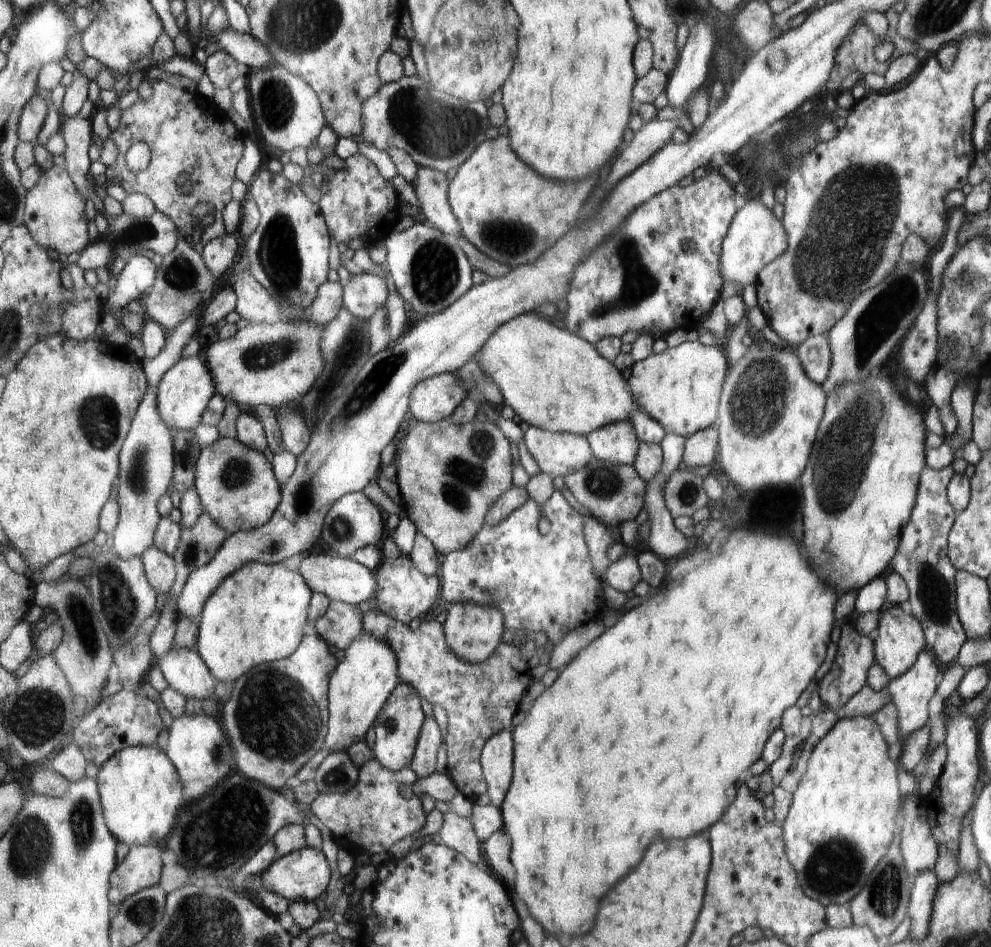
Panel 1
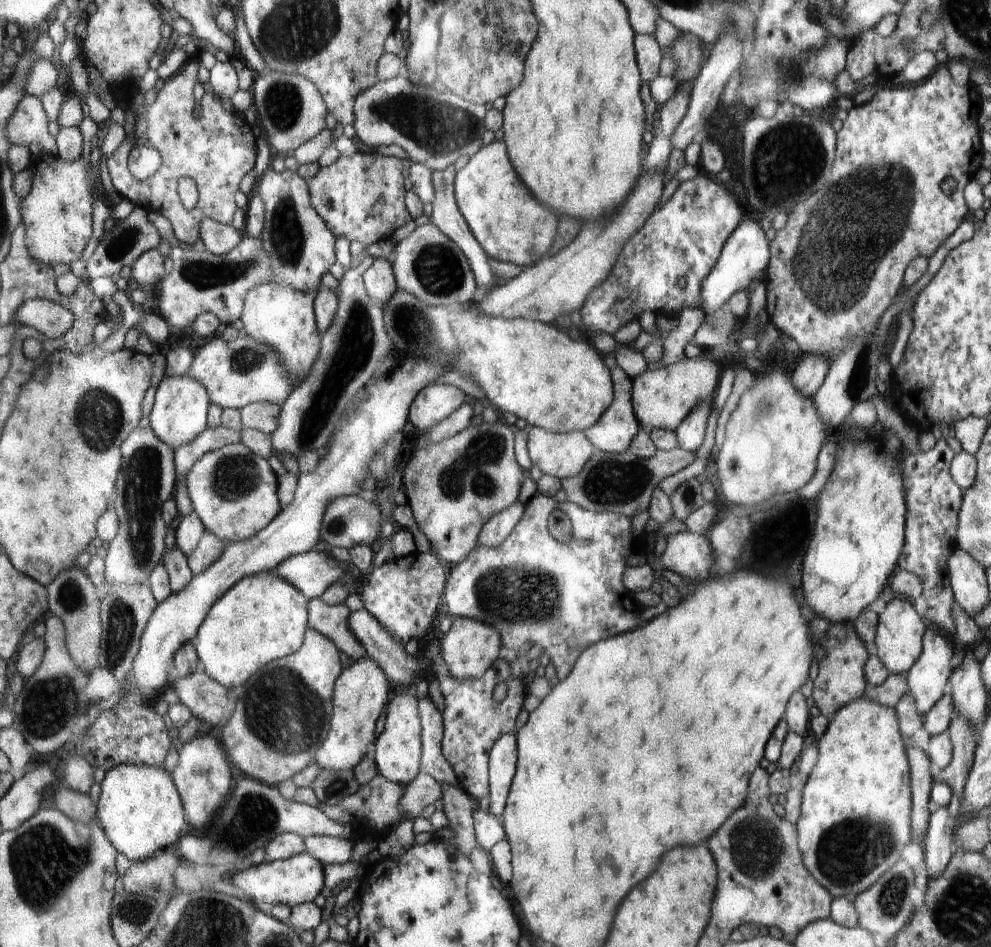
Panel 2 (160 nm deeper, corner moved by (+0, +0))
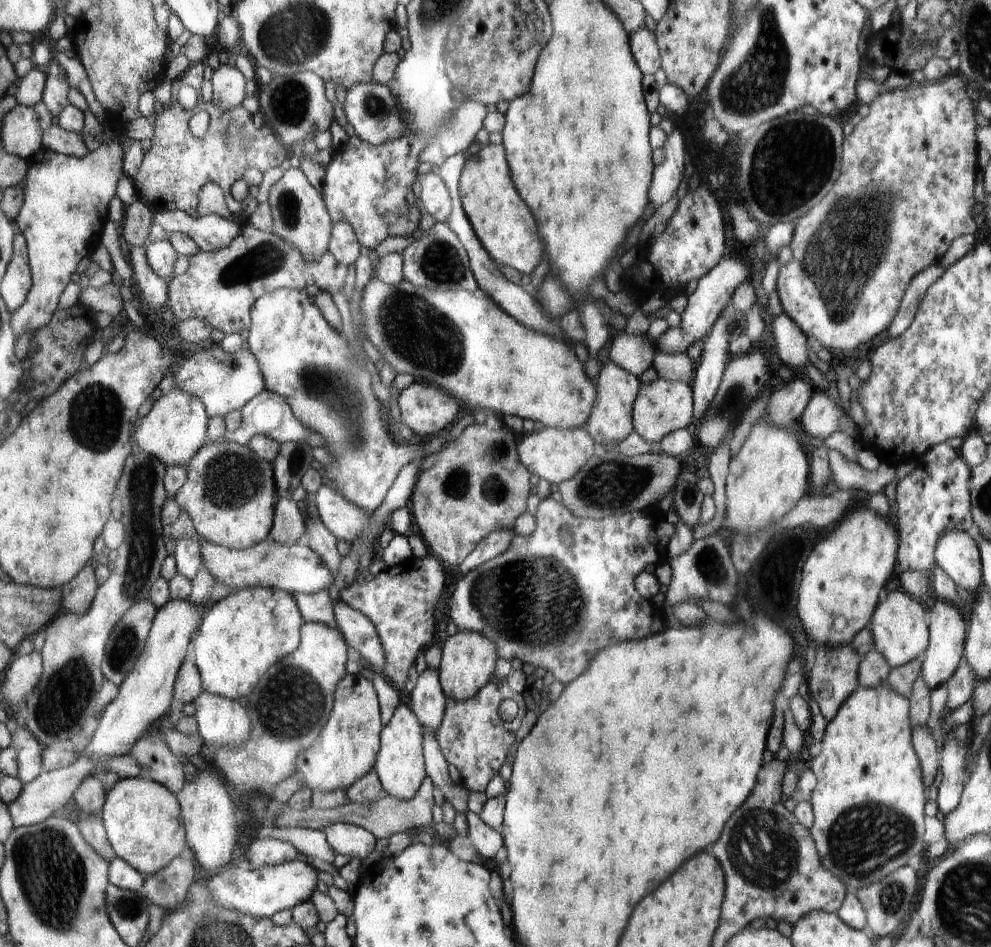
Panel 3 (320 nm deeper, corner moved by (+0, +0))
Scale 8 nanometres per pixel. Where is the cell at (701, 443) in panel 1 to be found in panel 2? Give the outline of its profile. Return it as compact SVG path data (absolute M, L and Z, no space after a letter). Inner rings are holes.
M679 447L674 450L657 450L650 460L635 457L629 451L610 454L594 448L594 455L578 475L561 480L561 488L566 492L568 501L578 504L580 508L598 513L614 513L618 516L634 517L636 512L648 508L652 490L660 480L667 479L687 468L697 458L695 452Z

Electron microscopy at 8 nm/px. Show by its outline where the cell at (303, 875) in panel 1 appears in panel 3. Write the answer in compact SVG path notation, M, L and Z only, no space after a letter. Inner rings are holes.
M300 858L281 862L277 865L264 865L256 870L243 869L236 864L228 864L223 872L216 874L208 889L212 900L229 909L261 919L271 919L276 913L293 909L300 903L306 903L316 889L318 874L316 869Z

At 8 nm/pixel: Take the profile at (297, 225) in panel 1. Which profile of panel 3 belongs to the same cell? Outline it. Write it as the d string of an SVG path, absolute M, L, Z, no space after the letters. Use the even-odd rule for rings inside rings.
M292 167L285 170L282 178L276 182L271 190L268 202L272 207L273 230L284 240L292 243L307 261L319 259L326 251L330 250L330 218L324 202L316 188L308 182L304 172Z

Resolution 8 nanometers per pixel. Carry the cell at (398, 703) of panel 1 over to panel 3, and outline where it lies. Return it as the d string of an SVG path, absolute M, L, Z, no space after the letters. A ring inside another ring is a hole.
M401 704L390 722L383 727L381 746L374 770L383 786L384 794L391 794L401 801L415 798L427 778L422 760L423 728L418 724L418 717L412 714L408 706Z

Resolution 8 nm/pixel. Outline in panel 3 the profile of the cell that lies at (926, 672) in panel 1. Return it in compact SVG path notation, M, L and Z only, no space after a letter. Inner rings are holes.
M938 600L932 610L931 616L931 644L924 653L921 674L927 685L933 690L934 687L946 683L948 679L958 670L958 664L965 654L964 638L966 636L966 624L958 608L954 608L948 601Z

